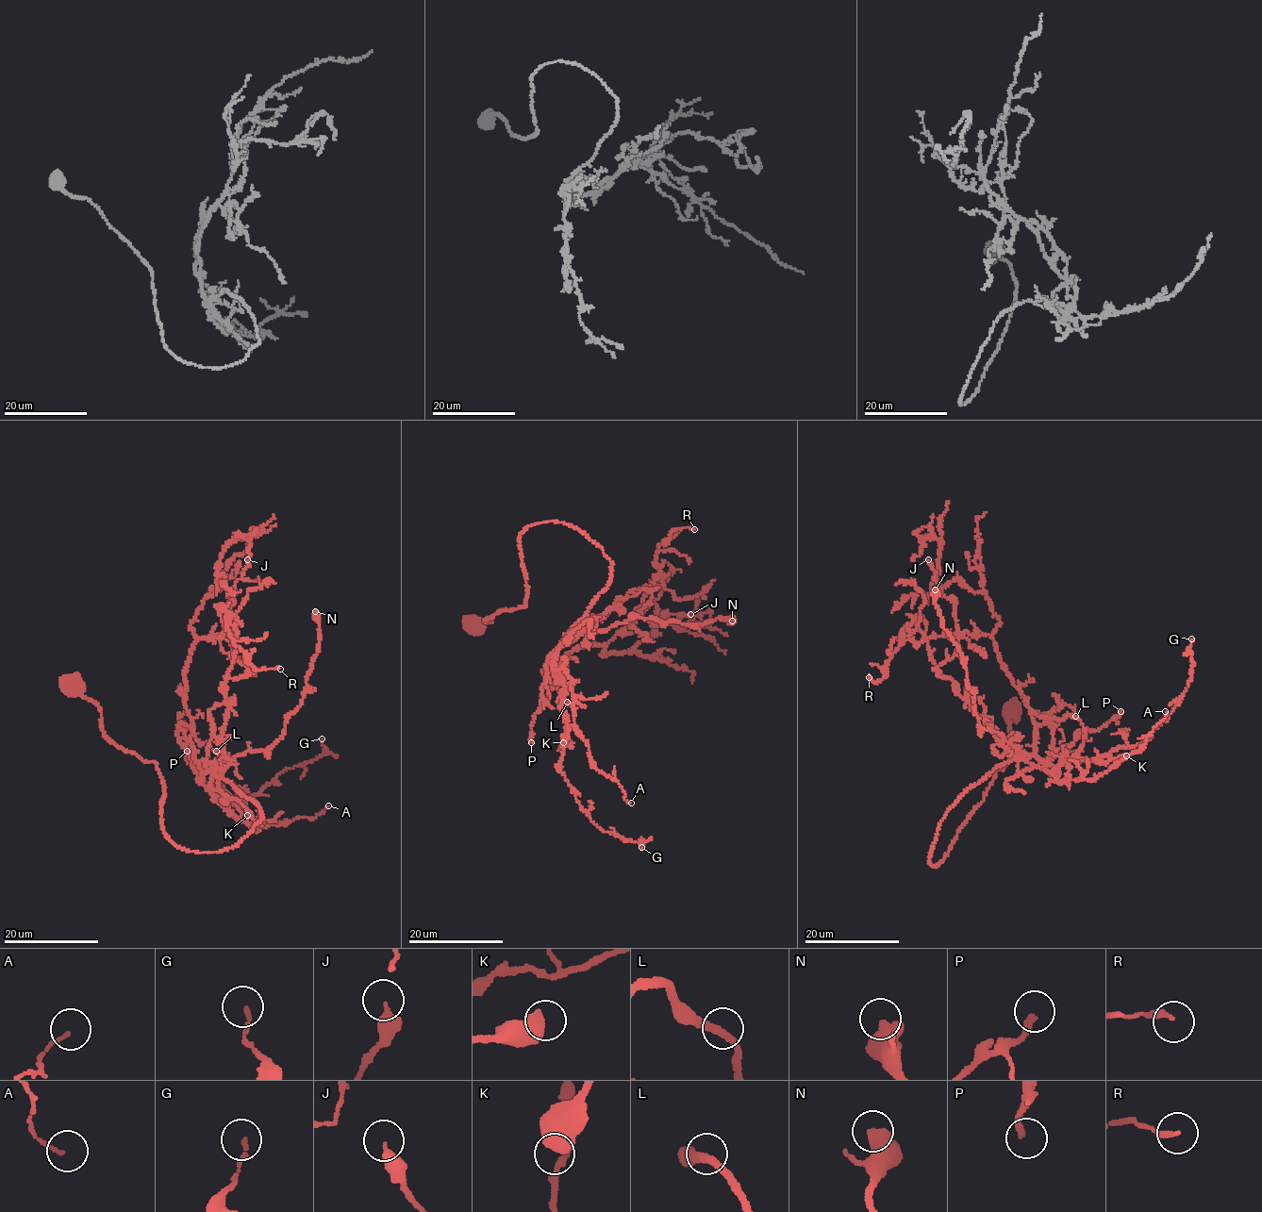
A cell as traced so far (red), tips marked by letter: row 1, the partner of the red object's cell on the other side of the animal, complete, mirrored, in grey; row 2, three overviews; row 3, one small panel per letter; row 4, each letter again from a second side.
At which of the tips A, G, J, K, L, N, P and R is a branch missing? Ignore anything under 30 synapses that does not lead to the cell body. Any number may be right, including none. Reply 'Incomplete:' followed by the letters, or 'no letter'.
Incomplete: N

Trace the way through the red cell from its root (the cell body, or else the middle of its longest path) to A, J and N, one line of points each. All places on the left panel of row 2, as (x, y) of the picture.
A: (71, 685), (156, 763), (180, 848), (224, 850), (262, 817), (213, 772), (212, 799), (257, 831), (328, 805)
J: (71, 685), (156, 763), (164, 834), (239, 842), (260, 808), (212, 772), (247, 559)
N: (71, 685), (156, 763), (164, 834), (220, 852), (262, 817), (213, 769), (282, 736), (315, 611)

